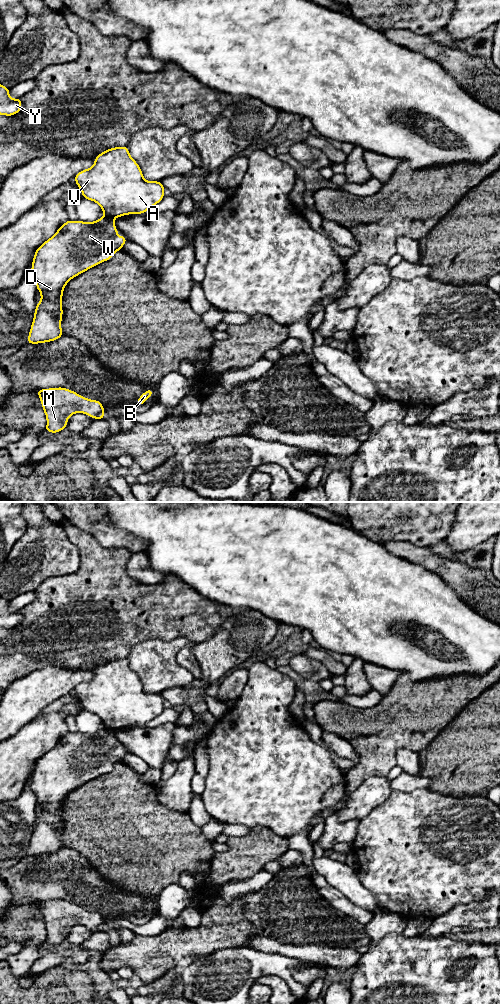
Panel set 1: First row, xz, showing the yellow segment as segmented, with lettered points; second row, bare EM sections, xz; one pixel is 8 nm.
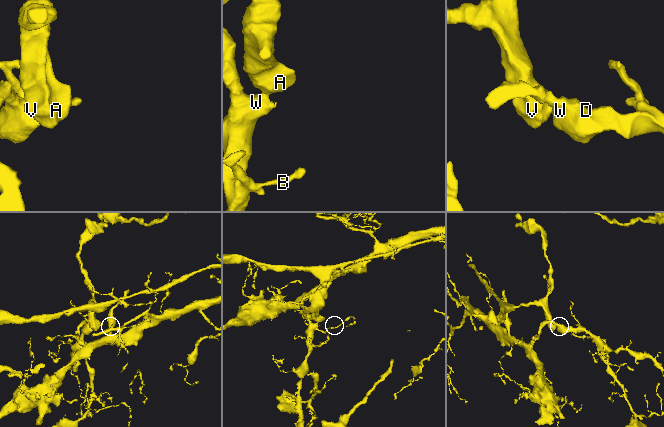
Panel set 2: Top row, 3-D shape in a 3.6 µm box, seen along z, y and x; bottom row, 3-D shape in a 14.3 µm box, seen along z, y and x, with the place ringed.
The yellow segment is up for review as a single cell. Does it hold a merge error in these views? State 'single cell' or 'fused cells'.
fused cells

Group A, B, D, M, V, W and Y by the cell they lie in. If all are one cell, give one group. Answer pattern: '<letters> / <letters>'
A V / B D M W Y

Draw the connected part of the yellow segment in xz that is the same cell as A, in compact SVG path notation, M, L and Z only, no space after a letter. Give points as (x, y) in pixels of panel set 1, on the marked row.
M127 146L114 147L95 157L91 168L73 179L85 199L96 202L110 219L144 214L165 196L160 181L146 181Z

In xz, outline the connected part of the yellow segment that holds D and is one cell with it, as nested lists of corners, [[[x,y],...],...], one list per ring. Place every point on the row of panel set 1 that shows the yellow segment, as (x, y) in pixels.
[[[106,216],[94,222],[68,220],[51,238],[36,249],[30,276],[41,293],[41,300],[36,304],[27,344],[46,343],[63,337],[61,303],[65,286],[74,277],[110,260],[115,252],[122,250],[128,239],[120,234],[120,243],[118,244],[117,235],[118,230],[113,219]]]

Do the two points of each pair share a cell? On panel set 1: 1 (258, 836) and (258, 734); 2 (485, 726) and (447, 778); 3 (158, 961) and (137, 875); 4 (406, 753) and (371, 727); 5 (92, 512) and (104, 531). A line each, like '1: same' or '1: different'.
1: different
2: same
3: different
4: different
5: same

